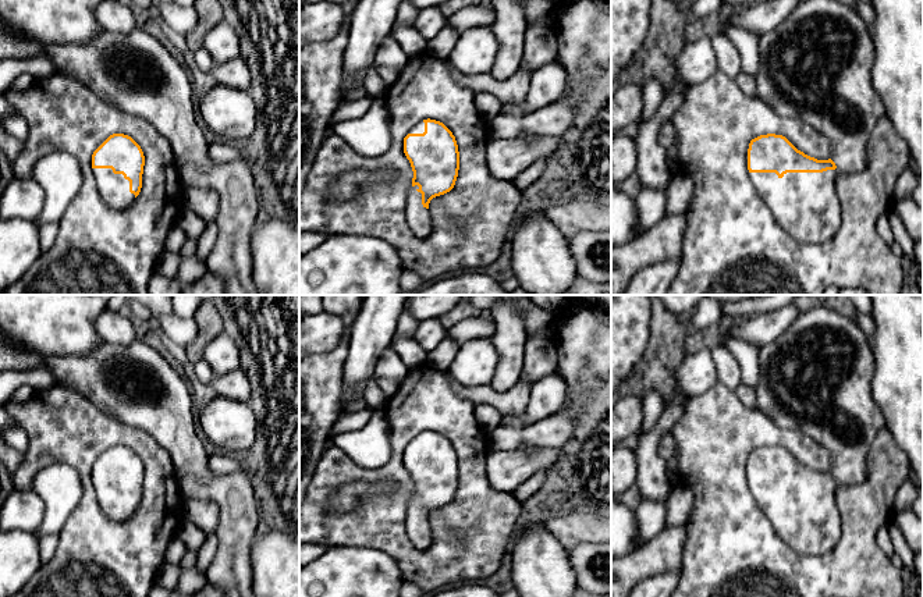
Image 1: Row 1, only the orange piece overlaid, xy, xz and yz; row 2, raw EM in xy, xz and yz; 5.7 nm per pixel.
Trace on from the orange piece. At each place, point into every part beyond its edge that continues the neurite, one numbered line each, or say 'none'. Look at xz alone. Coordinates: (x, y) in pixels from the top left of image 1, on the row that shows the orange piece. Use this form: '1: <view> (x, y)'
1: xz (418, 217)

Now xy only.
1: xy (114, 189)

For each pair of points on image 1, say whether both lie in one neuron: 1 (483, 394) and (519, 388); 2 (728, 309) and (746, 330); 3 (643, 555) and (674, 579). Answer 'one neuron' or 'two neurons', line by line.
1: one neuron
2: two neurons
3: two neurons

